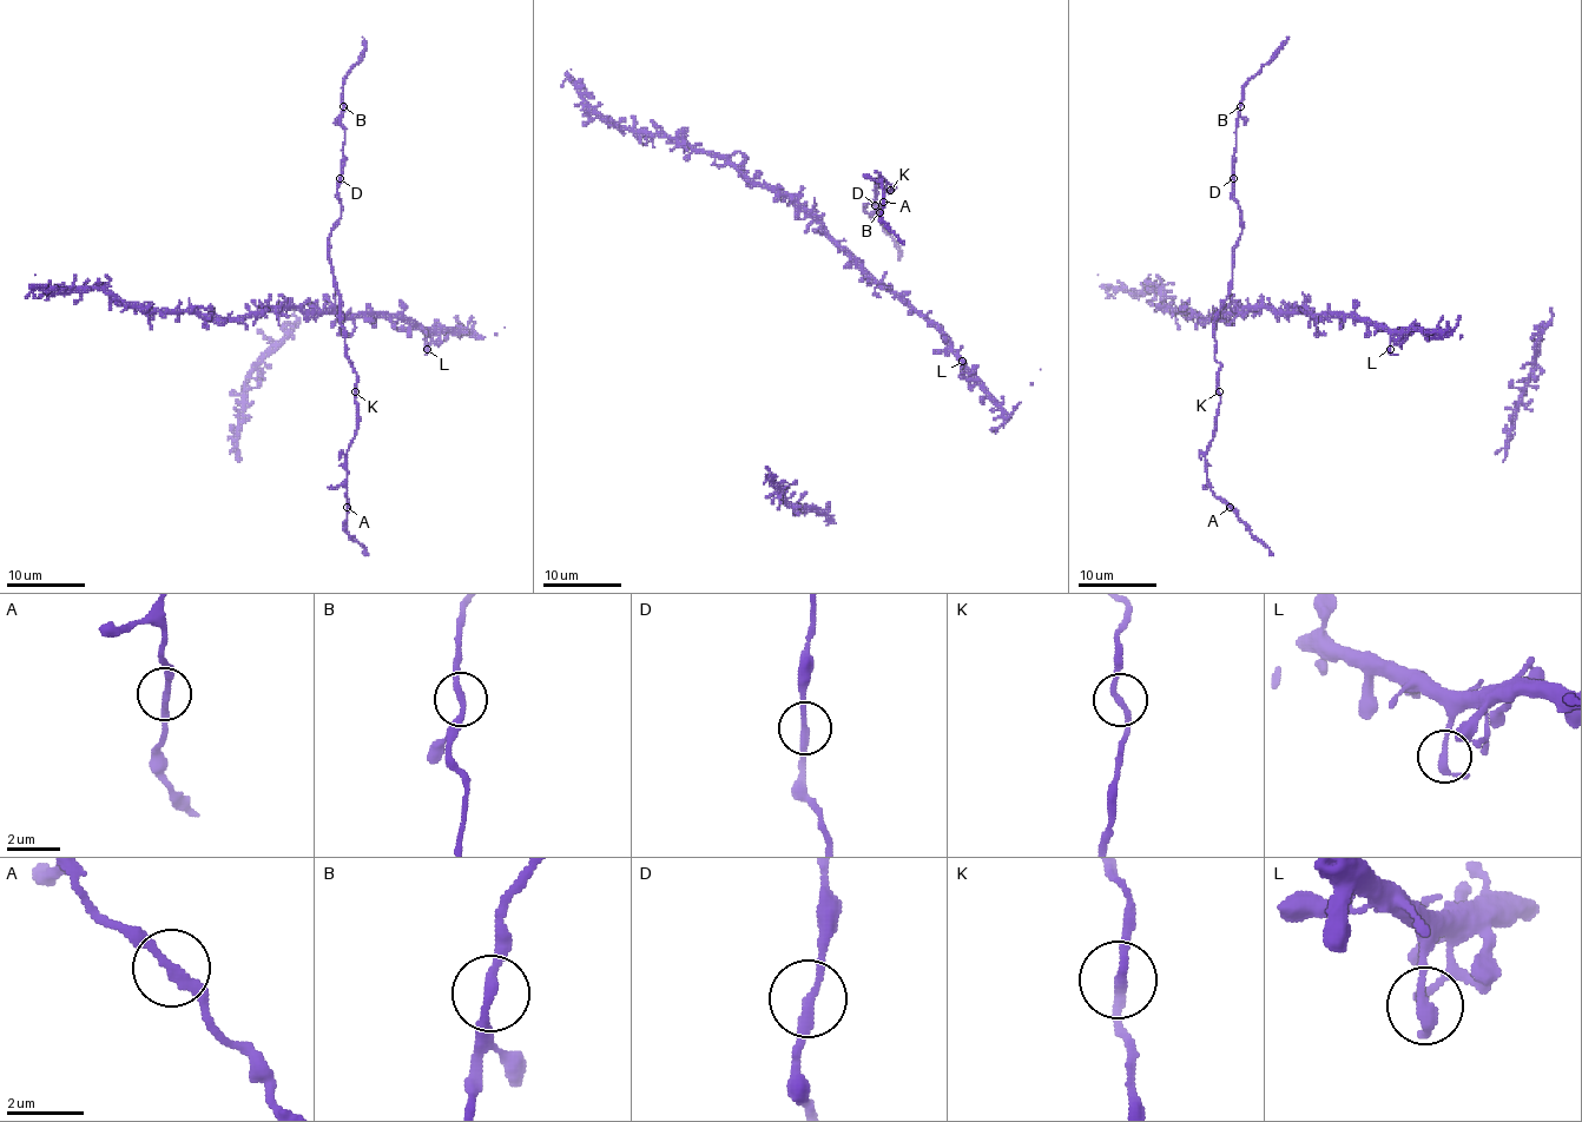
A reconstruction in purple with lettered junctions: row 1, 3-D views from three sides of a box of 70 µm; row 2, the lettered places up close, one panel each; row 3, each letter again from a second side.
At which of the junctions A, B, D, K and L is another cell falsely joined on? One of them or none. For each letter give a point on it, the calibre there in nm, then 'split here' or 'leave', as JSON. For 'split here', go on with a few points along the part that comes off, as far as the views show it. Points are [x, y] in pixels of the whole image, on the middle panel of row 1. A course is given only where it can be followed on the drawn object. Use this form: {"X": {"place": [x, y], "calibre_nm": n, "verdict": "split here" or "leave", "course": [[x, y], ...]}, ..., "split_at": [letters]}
{"A": {"place": [883, 202], "calibre_nm": 240, "verdict": "leave"}, "B": {"place": [880, 212], "calibre_nm": 240, "verdict": "leave"}, "D": {"place": [875, 205], "calibre_nm": 240, "verdict": "leave"}, "K": {"place": [890, 190], "calibre_nm": 220, "verdict": "leave"}, "L": {"place": [962, 361], "calibre_nm": 240, "verdict": "leave"}, "split_at": []}

